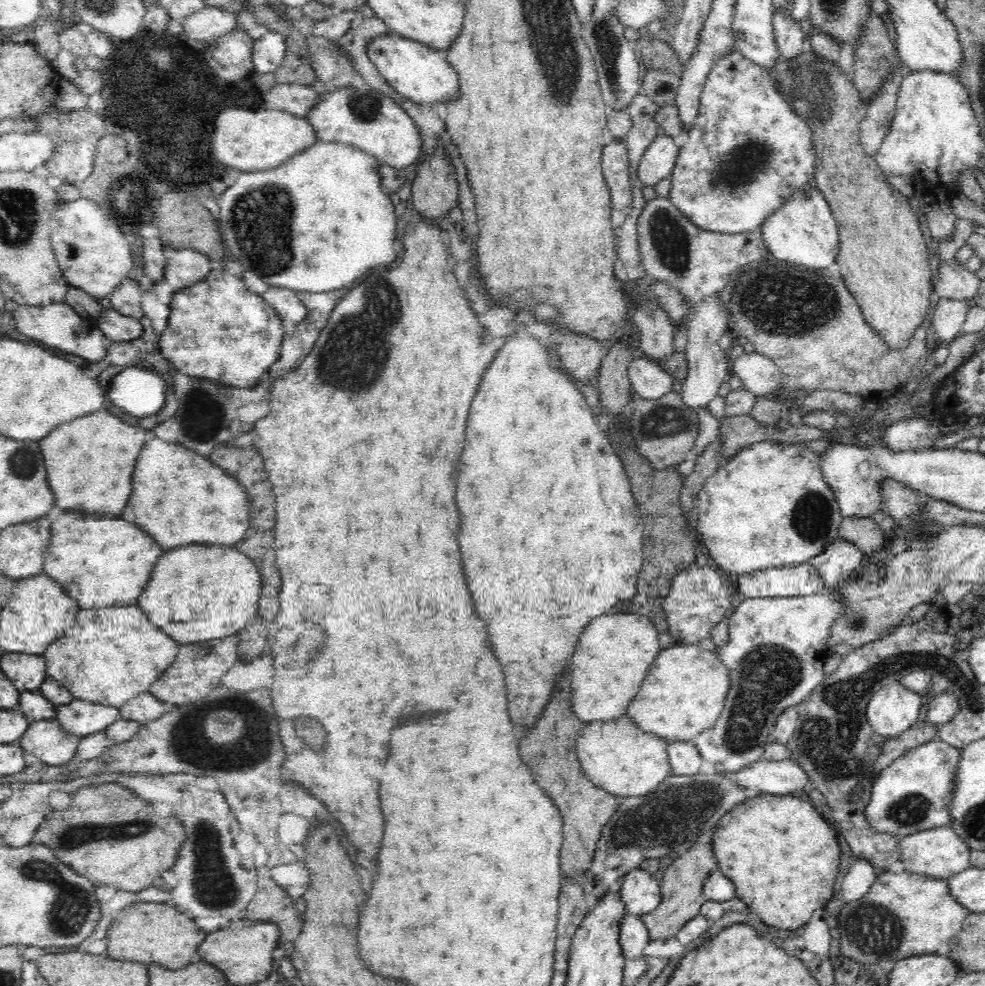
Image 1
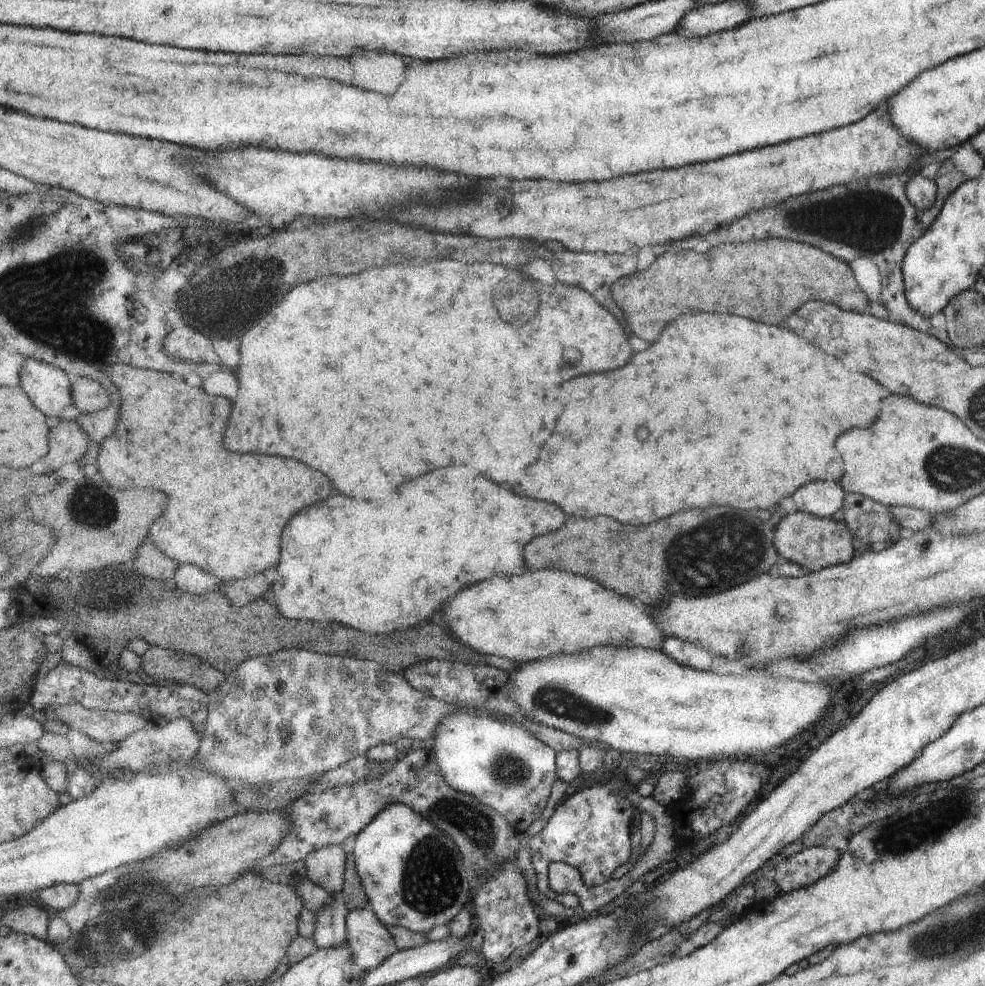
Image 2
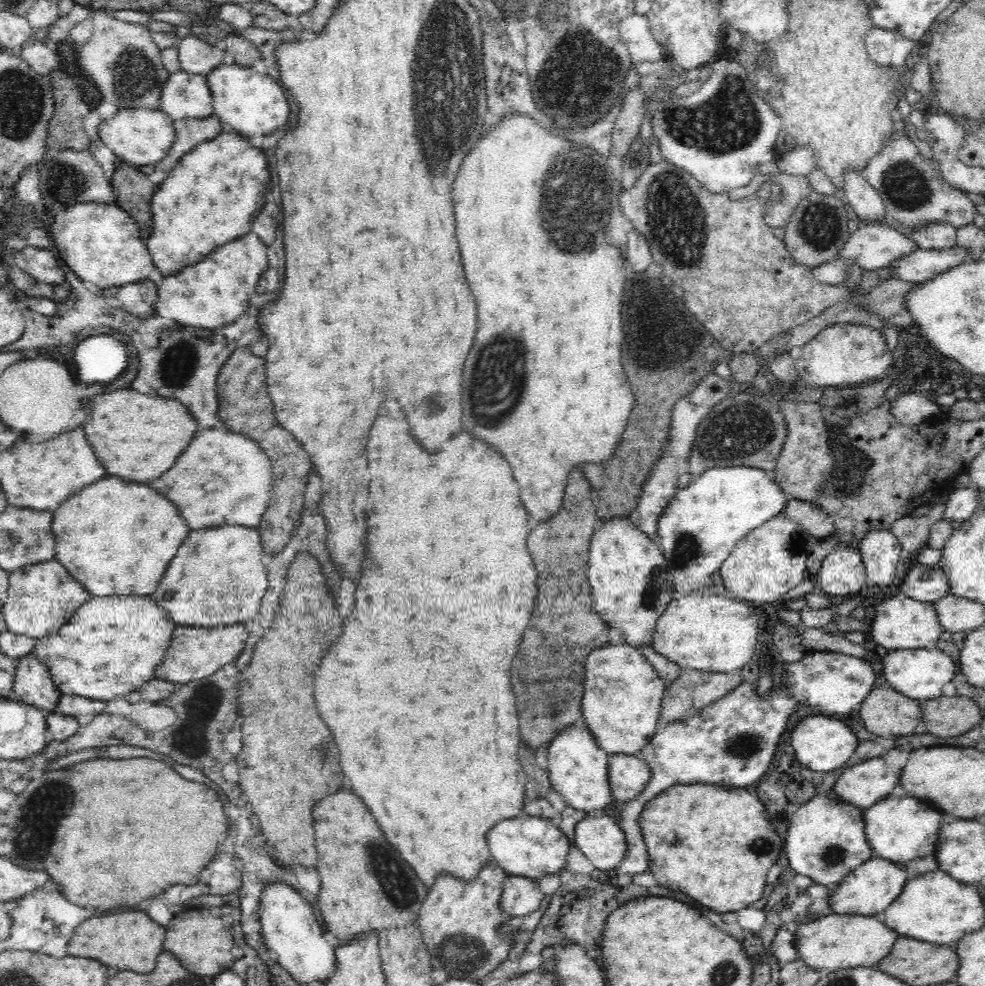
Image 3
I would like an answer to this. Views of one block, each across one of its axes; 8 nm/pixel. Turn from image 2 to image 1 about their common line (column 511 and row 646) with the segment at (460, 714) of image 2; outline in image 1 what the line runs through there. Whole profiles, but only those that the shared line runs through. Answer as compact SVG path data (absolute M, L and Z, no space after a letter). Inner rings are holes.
M830 589L810 596L778 599L741 599L735 604L734 613L728 619L729 638L716 654L730 675L730 690L726 696L725 707L714 726L695 736L696 745L702 760L714 764L718 773L729 776L764 759L765 746L774 742L772 732L778 717L788 707L806 701L812 691L823 681L823 664L828 656L826 636L830 634L832 622L842 614L843 602Z

